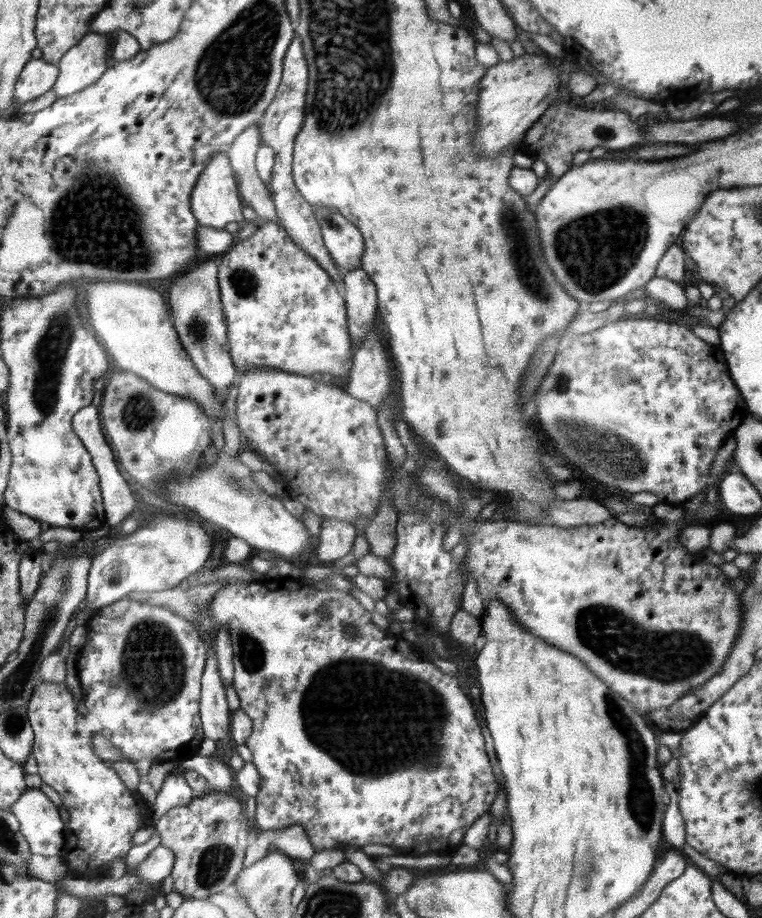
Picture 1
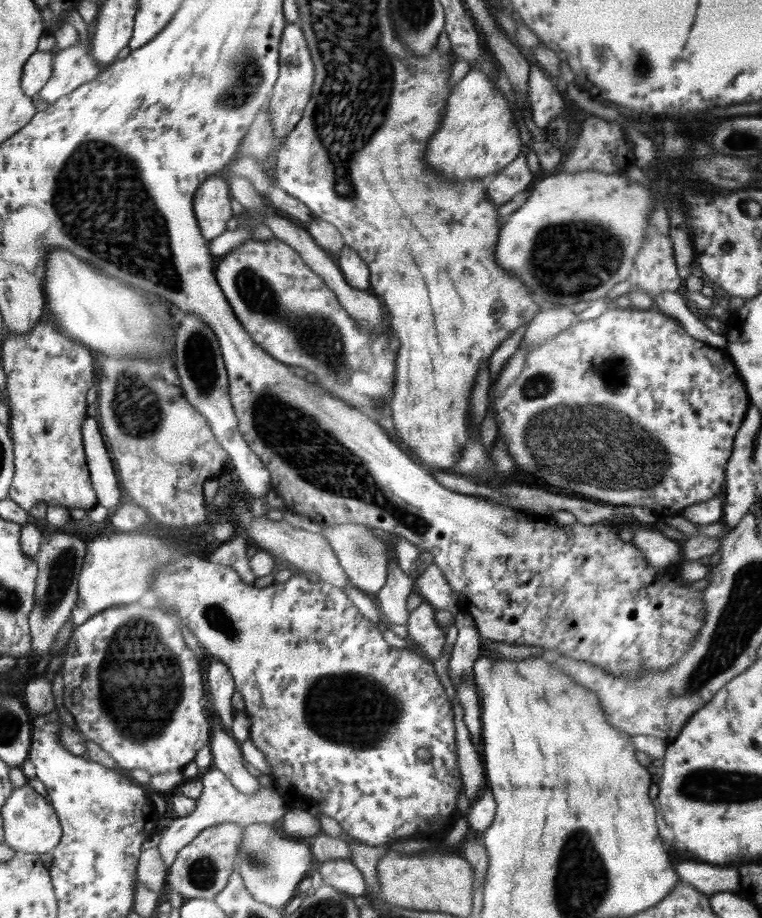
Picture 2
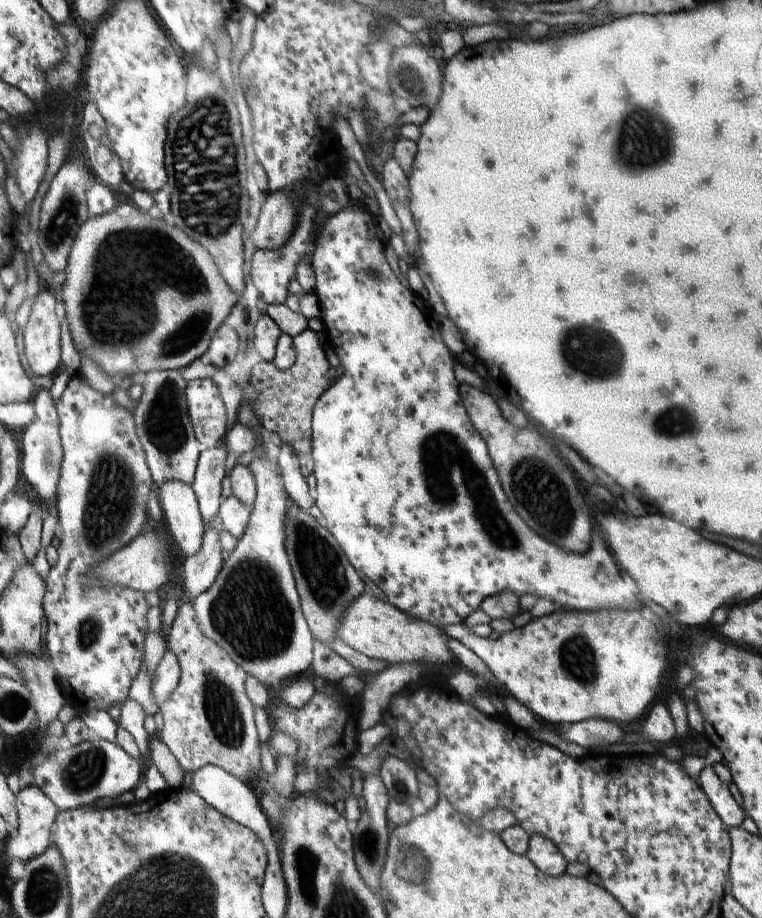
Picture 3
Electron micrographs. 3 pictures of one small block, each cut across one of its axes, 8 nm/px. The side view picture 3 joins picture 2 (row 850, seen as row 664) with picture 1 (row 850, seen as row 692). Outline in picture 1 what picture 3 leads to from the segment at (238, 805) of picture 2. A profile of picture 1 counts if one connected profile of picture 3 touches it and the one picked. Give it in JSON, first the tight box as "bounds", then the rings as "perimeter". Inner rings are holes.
{"bounds":[136,844,175,885],"perimeter":[[[158,844],[144,863],[136,867],[136,875],[150,885],[159,883],[170,876],[175,862],[172,850]]]}

